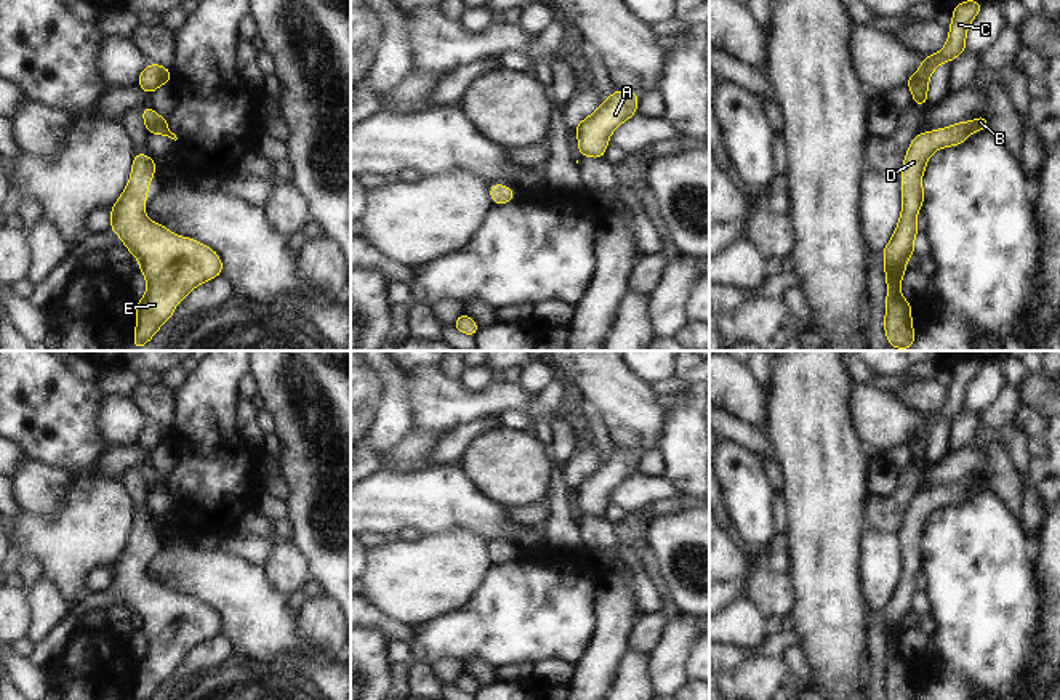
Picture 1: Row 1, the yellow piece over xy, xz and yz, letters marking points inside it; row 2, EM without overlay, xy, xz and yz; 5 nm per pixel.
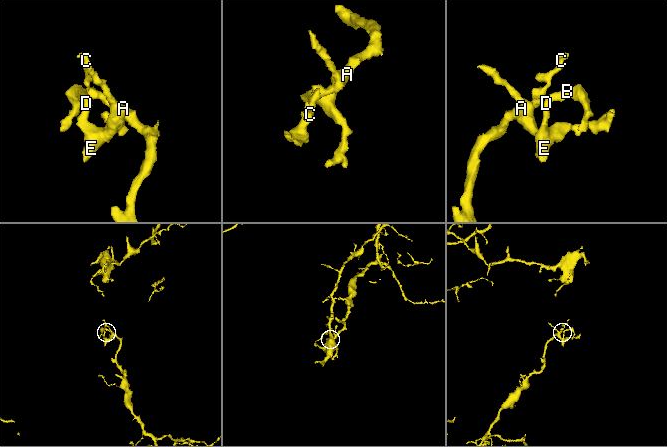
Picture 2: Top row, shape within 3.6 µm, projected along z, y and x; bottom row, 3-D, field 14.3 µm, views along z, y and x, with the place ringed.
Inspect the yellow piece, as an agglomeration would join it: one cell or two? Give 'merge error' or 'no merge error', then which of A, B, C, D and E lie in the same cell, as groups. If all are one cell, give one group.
no merge error | A B C D E

